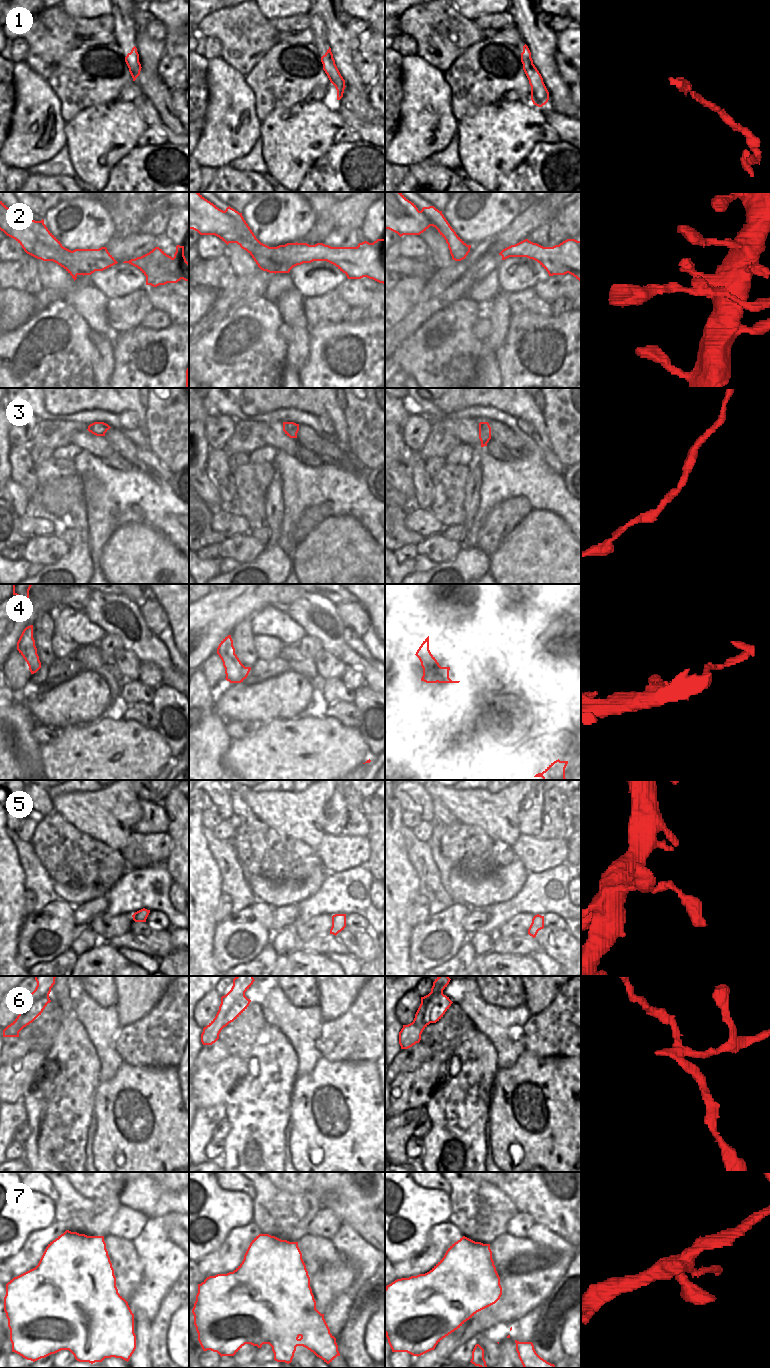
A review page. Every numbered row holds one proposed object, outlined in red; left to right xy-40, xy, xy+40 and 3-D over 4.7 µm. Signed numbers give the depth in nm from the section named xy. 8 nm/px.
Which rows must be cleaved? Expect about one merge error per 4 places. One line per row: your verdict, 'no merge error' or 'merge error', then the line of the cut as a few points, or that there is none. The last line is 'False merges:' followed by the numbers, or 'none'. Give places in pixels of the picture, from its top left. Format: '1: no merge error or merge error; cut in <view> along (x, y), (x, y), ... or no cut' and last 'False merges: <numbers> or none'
1: no merge error; no cut
2: no merge error; no cut
3: no merge error; no cut
4: merge error; cut in xy along (244, 666), (240, 681)
5: no merge error; no cut
6: merge error; cut in xy+40 along (442, 992), (431, 1002), (430, 1022)
7: no merge error; no cut
False merges: 4, 6

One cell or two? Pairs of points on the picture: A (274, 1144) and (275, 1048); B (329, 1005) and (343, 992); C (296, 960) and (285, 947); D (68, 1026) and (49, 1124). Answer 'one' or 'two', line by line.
A: one
B: one
C: two
D: one

